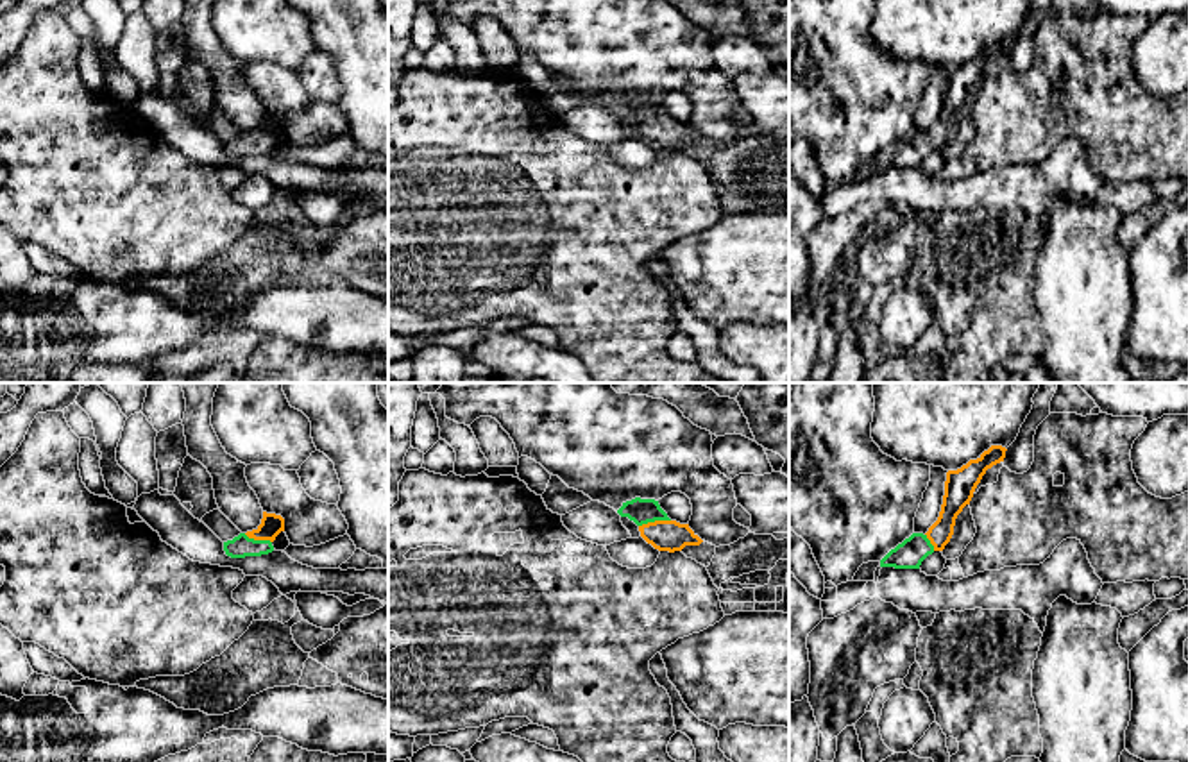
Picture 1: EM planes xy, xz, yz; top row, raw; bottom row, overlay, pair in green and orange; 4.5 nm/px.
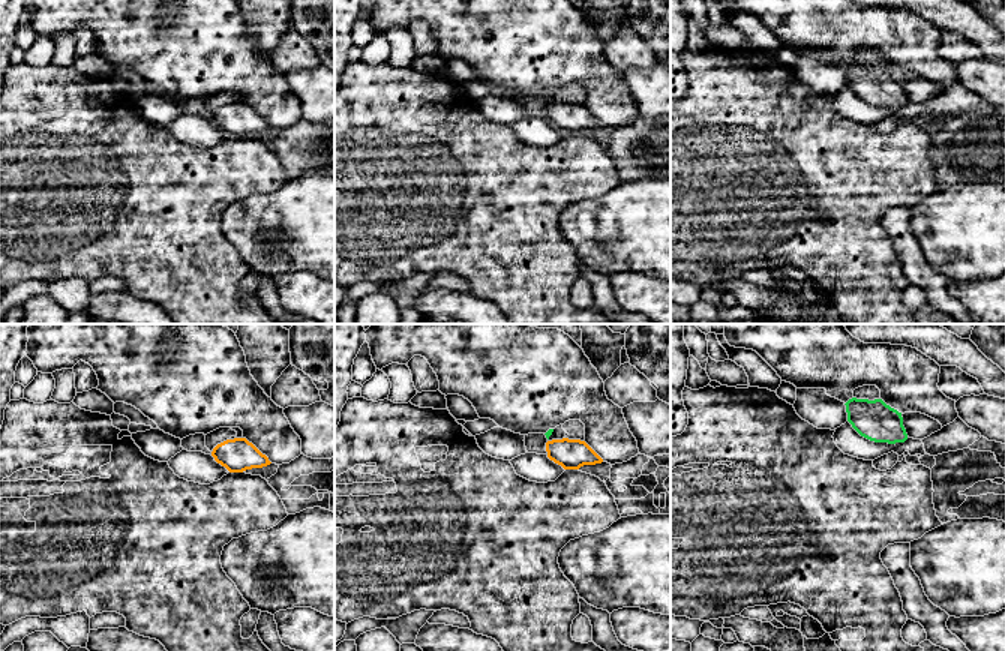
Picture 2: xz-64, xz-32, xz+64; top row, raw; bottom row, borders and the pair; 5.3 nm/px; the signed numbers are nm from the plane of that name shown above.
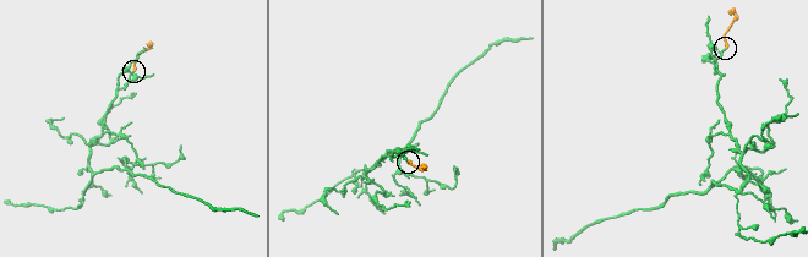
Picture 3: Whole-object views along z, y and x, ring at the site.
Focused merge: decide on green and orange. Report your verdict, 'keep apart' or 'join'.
join

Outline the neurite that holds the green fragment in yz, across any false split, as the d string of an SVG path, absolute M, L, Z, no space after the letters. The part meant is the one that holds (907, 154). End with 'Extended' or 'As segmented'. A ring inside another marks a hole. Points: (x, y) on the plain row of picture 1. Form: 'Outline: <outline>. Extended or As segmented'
Outline: M991 45L977 59L946 72L945 95L938 120L923 132L912 132L882 159L880 166L920 168L934 150L943 150L954 134L957 114L970 104L977 84L993 64L1004 61L1006 47Z. Extended

